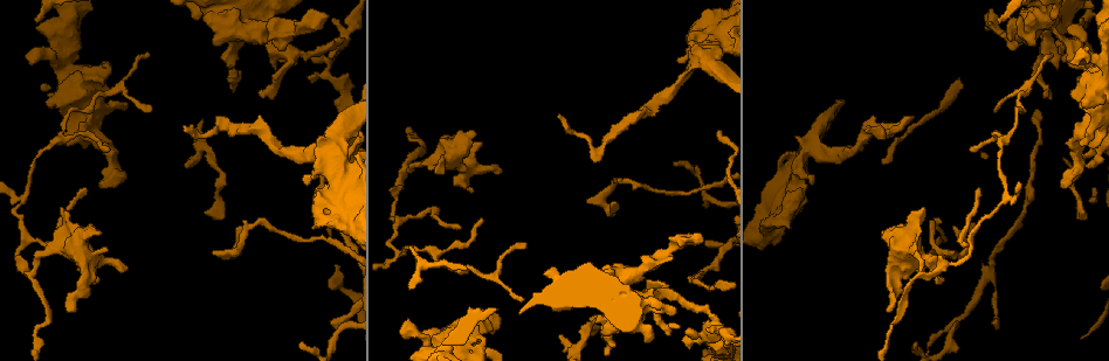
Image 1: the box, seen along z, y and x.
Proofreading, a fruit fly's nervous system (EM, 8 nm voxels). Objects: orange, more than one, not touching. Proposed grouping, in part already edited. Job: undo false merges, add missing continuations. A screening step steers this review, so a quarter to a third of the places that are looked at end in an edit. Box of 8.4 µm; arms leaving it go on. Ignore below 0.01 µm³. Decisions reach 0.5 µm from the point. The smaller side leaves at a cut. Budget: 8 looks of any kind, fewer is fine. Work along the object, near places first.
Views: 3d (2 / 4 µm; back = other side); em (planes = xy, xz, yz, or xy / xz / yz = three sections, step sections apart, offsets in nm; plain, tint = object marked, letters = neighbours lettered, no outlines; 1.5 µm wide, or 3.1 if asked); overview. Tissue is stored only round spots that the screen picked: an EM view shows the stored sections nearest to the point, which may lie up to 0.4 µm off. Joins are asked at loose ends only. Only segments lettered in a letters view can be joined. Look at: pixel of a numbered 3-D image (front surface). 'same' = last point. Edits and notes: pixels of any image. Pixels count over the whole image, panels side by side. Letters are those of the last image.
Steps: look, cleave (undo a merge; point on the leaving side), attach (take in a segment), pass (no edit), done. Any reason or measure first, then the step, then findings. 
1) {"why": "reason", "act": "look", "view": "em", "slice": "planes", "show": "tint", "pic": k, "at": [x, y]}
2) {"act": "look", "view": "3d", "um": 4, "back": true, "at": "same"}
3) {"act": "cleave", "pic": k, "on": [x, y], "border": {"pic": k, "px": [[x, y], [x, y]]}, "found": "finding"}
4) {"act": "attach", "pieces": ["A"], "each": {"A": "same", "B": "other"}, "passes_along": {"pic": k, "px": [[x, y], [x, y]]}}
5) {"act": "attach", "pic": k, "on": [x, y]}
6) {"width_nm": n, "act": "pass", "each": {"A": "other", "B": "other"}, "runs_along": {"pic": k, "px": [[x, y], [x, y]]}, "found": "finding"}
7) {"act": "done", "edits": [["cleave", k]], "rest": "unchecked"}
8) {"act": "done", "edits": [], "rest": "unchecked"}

{"why": "an open end", "act": "look", "view": "3d", "um": 2, "pic": 1, "at": [186, 128]}

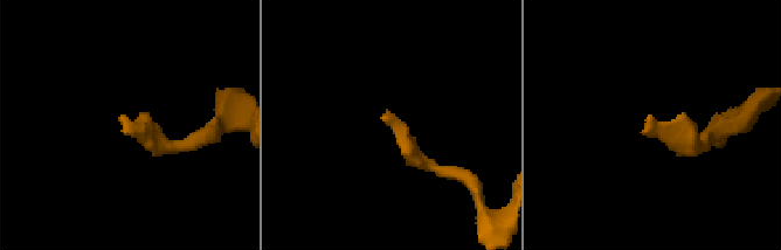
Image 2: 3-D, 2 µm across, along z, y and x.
{"act": "look", "view": "em", "slice": "planes", "show": "letters", "pic": 2, "at": [121, 117]}

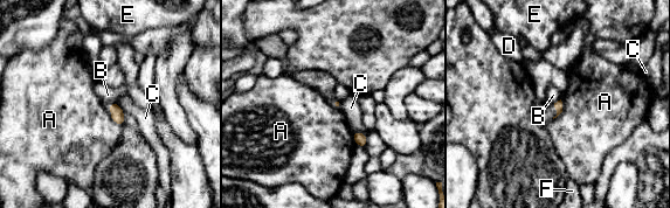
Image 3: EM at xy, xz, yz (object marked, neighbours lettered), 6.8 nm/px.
{"act": "pass", "each": {"A": "other", "B": "other", "C": "other", "D": "other", "E": "other", "F": "other"}, "border": {"pic": 3, "px": [[109, 102], [116, 103]]}, "found": "none of them fits"}

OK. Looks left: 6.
{"why": "tapers out", "act": "look", "view": "em", "slice": "xz", "step": 4, "show": "letters", "pic": 1, "at": [146, 54]}

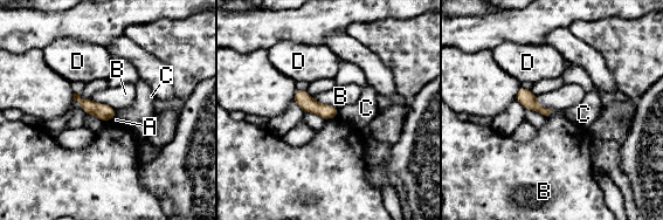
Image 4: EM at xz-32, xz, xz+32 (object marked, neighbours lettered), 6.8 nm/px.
{"act": "pass", "each": {"A": "other", "B": "other", "C": "other", "D": "other"}, "runs_along": {"pic": 4, "px": [[298, 93], [312, 107], [335, 112]]}, "found": "none of them fits"}

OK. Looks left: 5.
{"why": "branch stops here", "act": "look", "view": "3d", "um": 4, "pic": 1, "at": [1000, 18]}

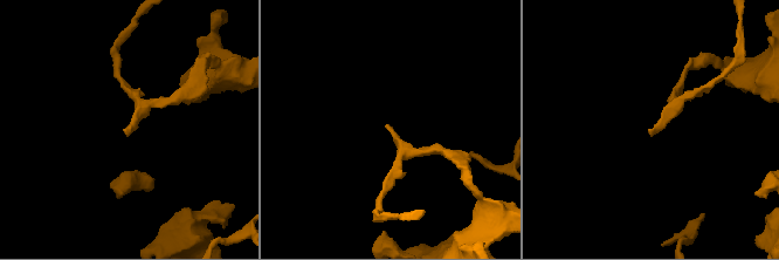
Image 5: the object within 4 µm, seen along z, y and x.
{"why": "now the EM", "act": "look", "view": "em", "slice": "planes", "show": "letters", "pic": 5, "at": [387, 127]}

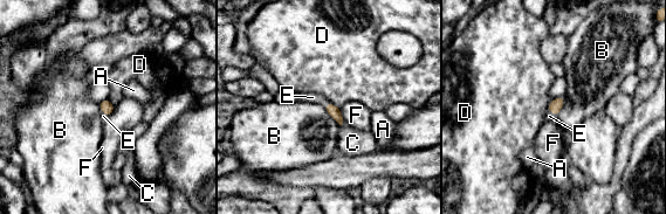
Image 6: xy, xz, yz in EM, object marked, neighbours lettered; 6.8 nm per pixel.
{"width_nm": 80, "act": "attach", "pieces": ["E"], "each": {"A": "other", "B": "other", "C": "other", "D": "other", "E": "same", "F": "other"}, "passes_along": {"pic": 6, "px": [[334, 111], [325, 105], [313, 97]]}, "found": "it goes on there"}

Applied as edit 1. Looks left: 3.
{"act": "done", "edits": [["attach", 6]], "rest": "unchecked"}

